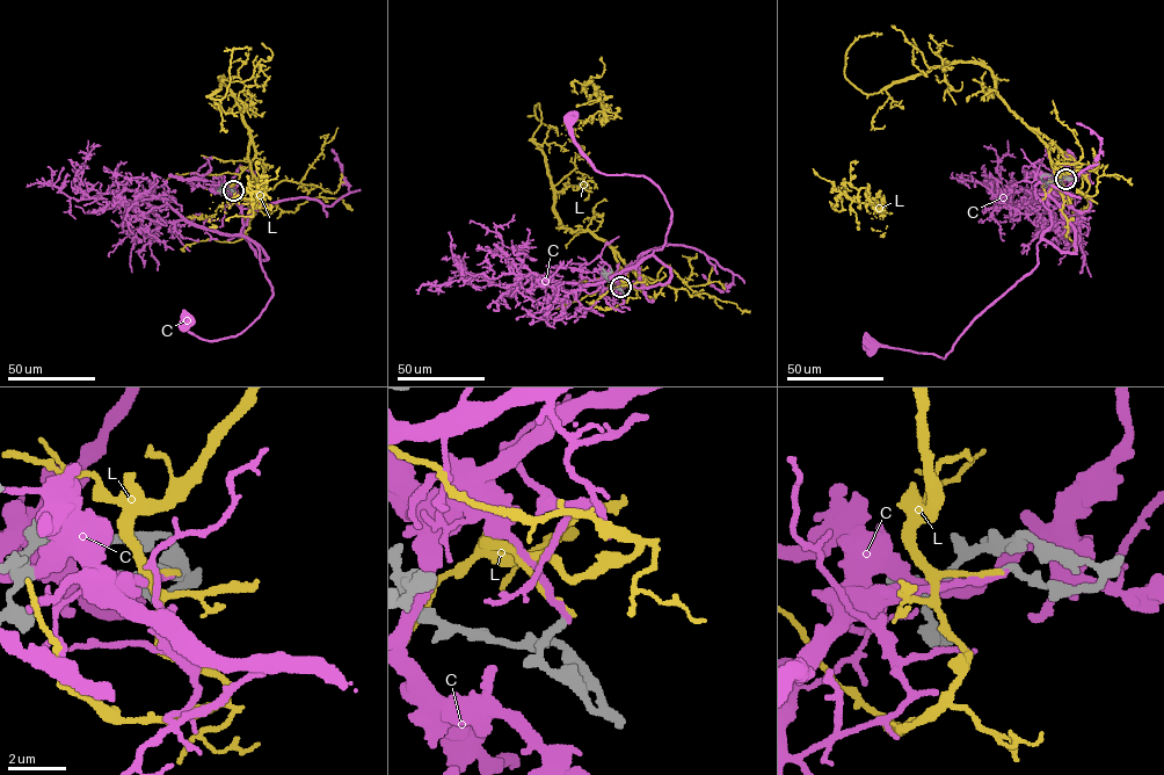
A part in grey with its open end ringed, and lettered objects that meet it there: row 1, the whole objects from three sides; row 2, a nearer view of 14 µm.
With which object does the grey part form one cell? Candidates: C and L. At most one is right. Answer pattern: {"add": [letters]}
{"add": []}

